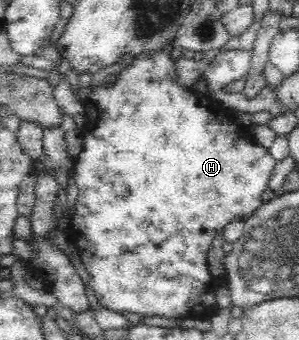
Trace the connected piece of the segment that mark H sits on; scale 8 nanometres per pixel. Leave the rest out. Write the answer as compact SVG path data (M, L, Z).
M168 46L162 53L142 56L134 61L134 67L117 75L117 82L111 87L96 87L88 96L94 103L94 111L88 110L88 122L81 127L83 134L83 148L74 159L74 186L78 188L78 196L75 204L75 212L71 216L68 225L70 237L74 238L74 248L82 260L82 264L88 272L91 285L98 302L103 308L114 312L132 312L140 318L164 318L164 320L186 320L186 318L202 318L210 314L216 308L216 292L200 292L210 290L214 283L219 281L212 278L206 254L210 250L212 240L216 234L223 232L224 226L234 220L246 221L263 203L262 192L268 188L268 179L276 161L271 157L268 149L260 147L248 141L243 141L243 126L226 120L222 116L224 107L217 106L210 99L197 95L193 90L180 86L176 81L174 63L171 60L170 51L175 48Z

